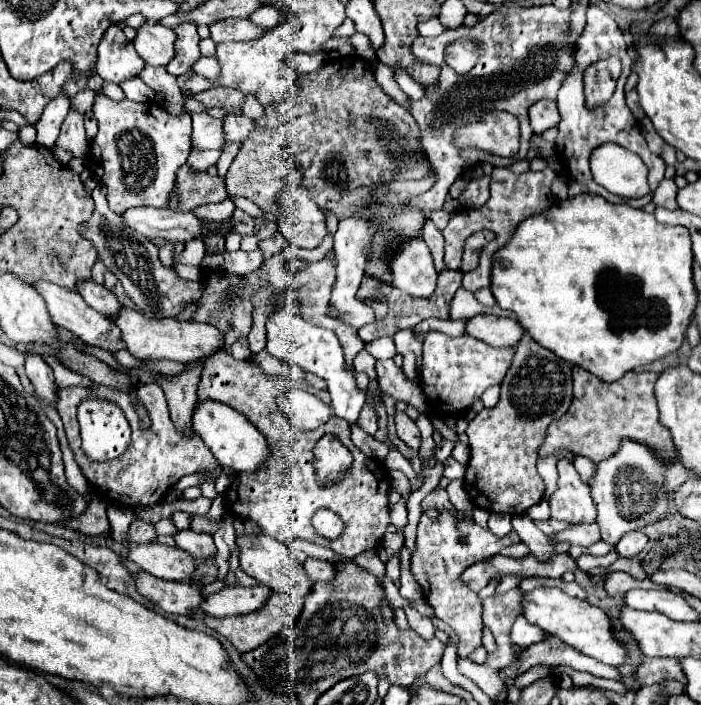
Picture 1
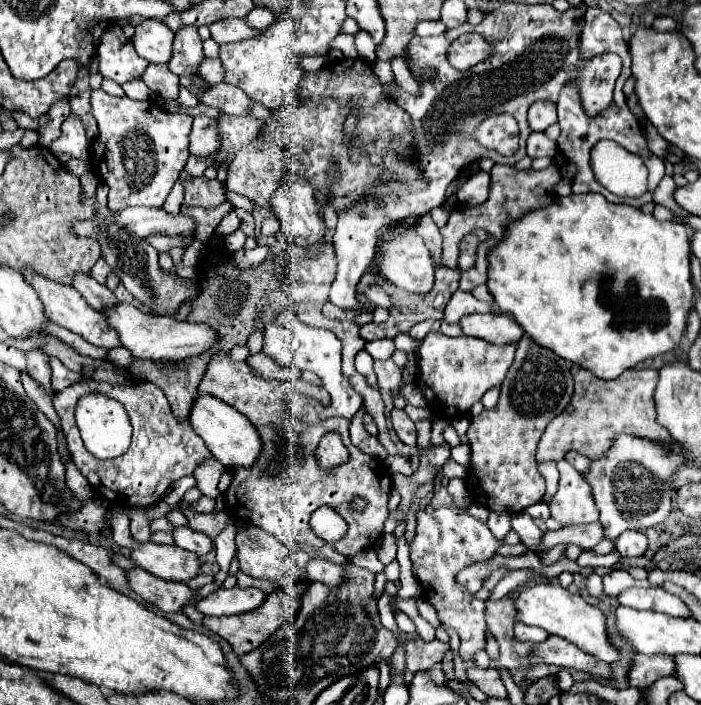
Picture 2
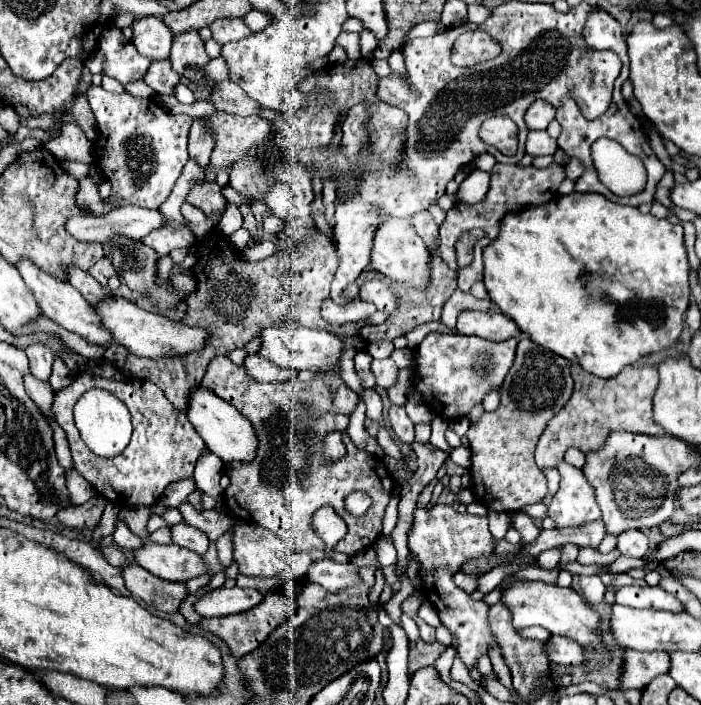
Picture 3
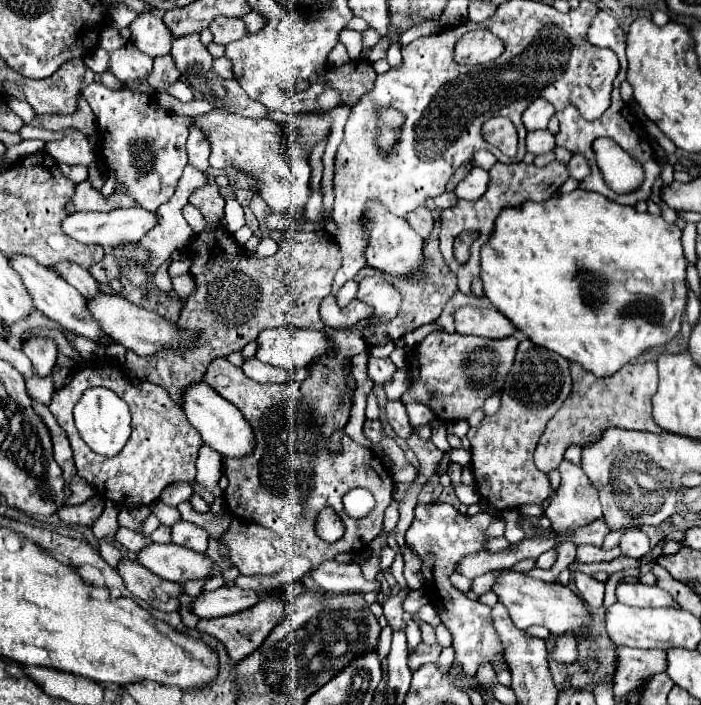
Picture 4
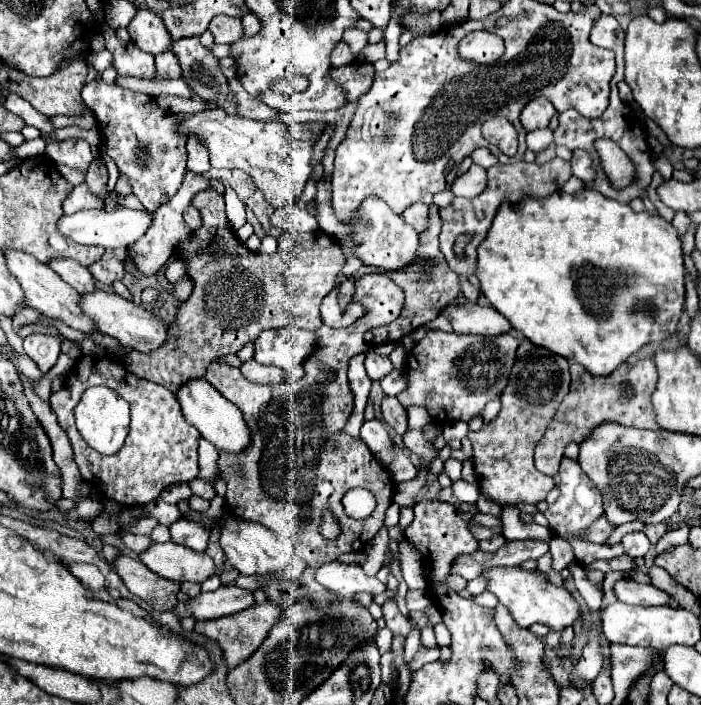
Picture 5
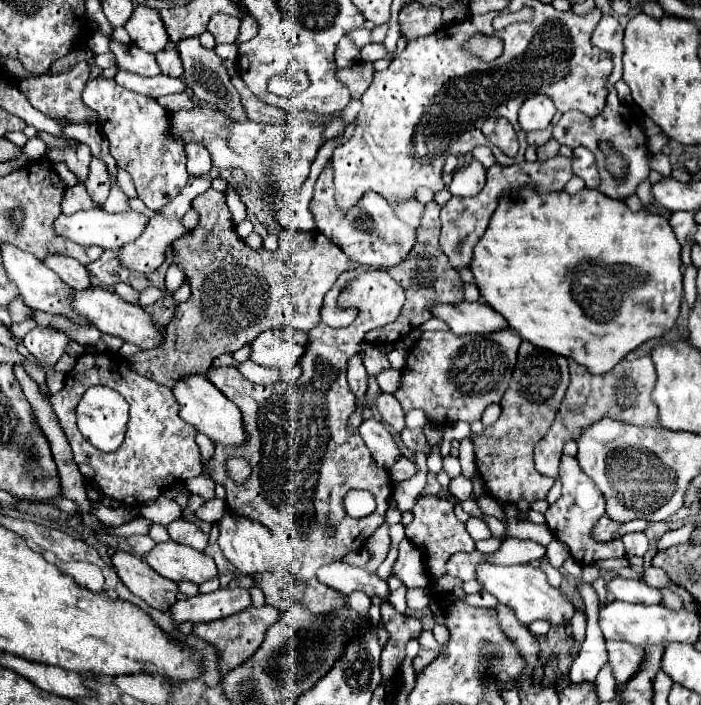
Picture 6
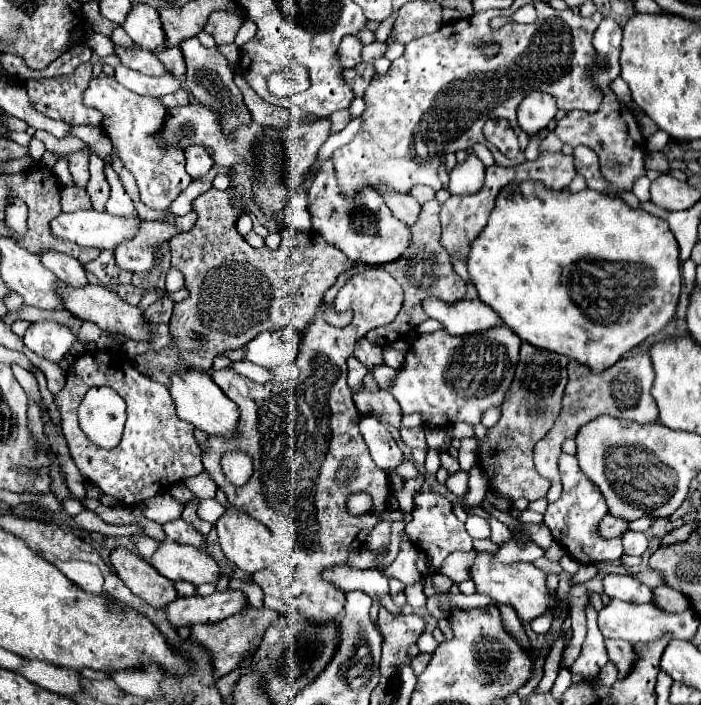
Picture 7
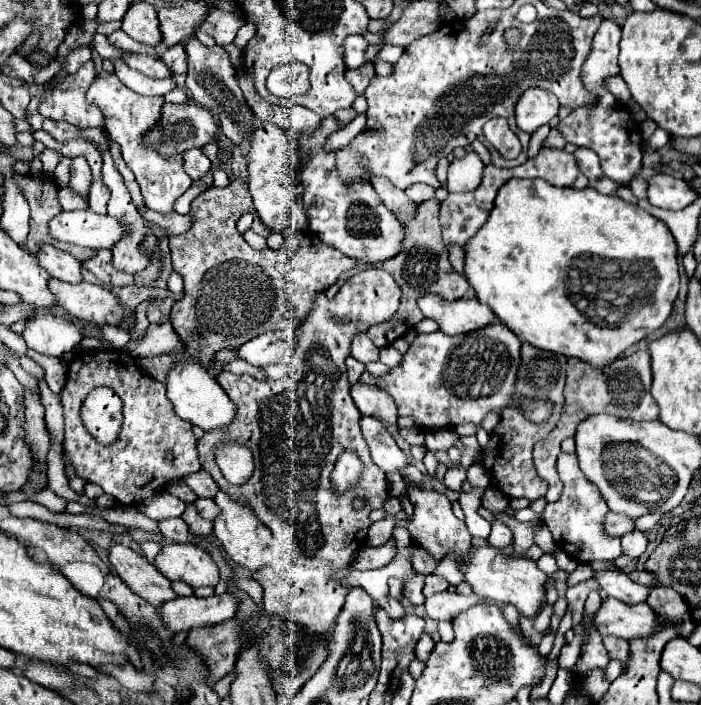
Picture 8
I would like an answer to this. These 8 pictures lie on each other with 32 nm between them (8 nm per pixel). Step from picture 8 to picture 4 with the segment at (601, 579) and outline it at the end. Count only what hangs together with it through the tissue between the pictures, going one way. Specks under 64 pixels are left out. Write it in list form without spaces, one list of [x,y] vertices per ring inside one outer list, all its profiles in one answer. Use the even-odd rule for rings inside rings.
[[[620,582],[616,586],[616,598],[622,604],[628,606],[662,606],[662,608],[678,608],[678,604],[674,602],[674,598],[664,592],[658,586],[646,586],[640,582],[634,584],[624,584]]]

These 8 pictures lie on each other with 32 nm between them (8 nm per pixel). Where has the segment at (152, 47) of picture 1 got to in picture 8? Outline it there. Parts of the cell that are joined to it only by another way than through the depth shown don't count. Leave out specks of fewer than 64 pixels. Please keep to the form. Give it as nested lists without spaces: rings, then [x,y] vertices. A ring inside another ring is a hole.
[[[132,2],[124,20],[122,30],[132,36],[136,42],[144,42],[150,46],[158,46],[162,36],[158,30],[156,10],[148,2]]]

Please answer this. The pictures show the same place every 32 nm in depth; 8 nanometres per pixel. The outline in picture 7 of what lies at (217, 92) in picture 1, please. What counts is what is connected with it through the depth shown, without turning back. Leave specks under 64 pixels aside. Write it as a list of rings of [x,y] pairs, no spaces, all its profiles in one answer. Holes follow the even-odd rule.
[[[236,74],[234,76],[234,82],[236,82],[236,86],[242,90],[242,94],[244,94],[244,104],[248,106],[248,110],[250,110],[250,114],[252,114],[252,118],[254,118],[254,122],[258,122],[258,124],[266,124],[266,126],[288,126],[288,122],[292,120],[292,114],[290,114],[290,110],[280,110],[280,106],[278,106],[278,112],[286,112],[286,114],[276,114],[276,106],[272,106],[272,104],[268,104],[268,102],[264,102],[254,90],[252,90],[252,86],[248,86],[248,82],[246,82],[246,78],[242,76],[242,74]]]

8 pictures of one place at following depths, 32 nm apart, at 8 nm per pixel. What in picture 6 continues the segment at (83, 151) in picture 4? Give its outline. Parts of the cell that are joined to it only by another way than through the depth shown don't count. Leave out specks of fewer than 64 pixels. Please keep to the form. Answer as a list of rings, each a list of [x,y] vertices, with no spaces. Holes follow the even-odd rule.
[[[80,144],[76,148],[66,148],[66,150],[48,150],[48,156],[54,162],[66,162],[68,170],[72,170],[78,178],[80,184],[86,182],[88,178],[88,164],[90,164],[90,148],[86,144]]]

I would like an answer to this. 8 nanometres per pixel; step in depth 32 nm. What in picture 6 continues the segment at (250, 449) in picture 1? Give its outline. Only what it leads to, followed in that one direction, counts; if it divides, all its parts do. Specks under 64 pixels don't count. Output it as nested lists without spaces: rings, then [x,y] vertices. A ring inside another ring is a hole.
[[[190,374],[184,378],[178,378],[174,382],[172,394],[180,406],[180,418],[190,422],[196,430],[204,432],[210,440],[220,442],[220,444],[230,444],[230,446],[238,446],[244,442],[244,428],[242,428],[242,416],[238,406],[228,400],[218,388],[214,388],[214,384],[208,380],[206,374]]]

